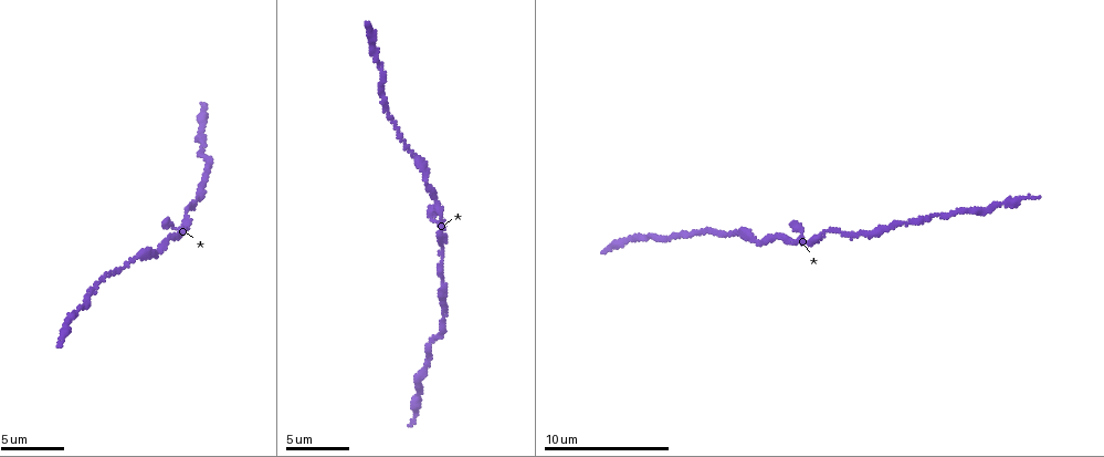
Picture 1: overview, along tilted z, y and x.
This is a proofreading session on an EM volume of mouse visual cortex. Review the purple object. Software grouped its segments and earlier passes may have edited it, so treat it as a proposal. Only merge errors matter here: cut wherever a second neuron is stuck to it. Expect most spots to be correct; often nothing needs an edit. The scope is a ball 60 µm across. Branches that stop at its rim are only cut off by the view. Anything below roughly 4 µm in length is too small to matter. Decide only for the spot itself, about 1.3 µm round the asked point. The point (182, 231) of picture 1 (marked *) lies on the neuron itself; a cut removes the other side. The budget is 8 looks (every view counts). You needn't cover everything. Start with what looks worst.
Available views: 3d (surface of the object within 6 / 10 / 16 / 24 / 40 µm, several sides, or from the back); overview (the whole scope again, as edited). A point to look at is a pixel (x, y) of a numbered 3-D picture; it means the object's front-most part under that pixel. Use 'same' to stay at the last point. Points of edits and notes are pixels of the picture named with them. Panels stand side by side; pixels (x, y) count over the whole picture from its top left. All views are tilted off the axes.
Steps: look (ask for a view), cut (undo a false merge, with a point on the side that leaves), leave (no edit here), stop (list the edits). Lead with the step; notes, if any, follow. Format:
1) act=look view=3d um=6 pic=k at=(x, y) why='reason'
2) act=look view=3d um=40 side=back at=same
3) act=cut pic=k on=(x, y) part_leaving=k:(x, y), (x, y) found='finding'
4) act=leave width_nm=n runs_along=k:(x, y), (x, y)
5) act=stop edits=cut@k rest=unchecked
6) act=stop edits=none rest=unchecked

act=look view=3d um=10 pic=1 at=(739, 231) why='calibre changes'

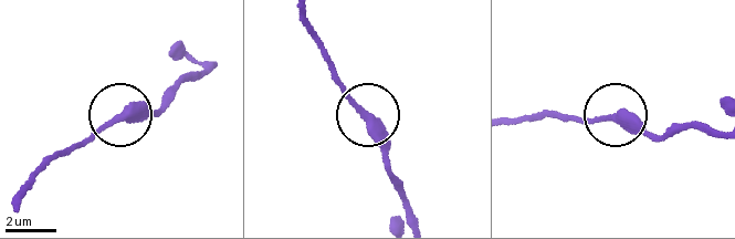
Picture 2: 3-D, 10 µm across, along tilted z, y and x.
act=leave runs_along=2:(416, 218), (376, 131), (332, 79) found='one neuron here'

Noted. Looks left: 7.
act=look view=3d um=16 pic=1 at=(430, 361) why='thick turns thin'

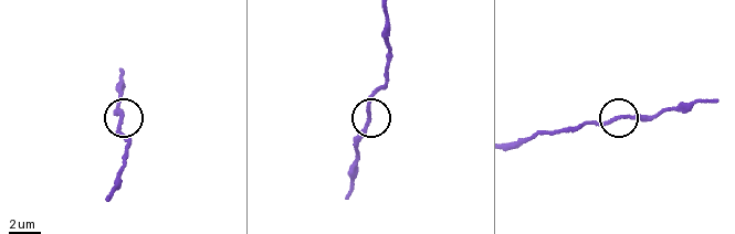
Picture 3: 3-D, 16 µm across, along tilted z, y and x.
act=leave found='one neuron here'

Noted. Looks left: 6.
act=look view=3d um=16 pic=1 at=(72, 318) why='sudden change in width'

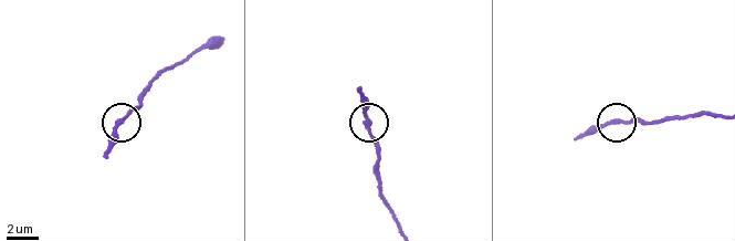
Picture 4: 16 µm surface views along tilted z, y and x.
act=leave width_nm=260 runs_along=4:(400, 227), (379, 187), (377, 142), (367, 128), (361, 87) found='one neuron here'

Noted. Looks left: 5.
act=look view=3d um=10 pic=1 at=(887, 226)

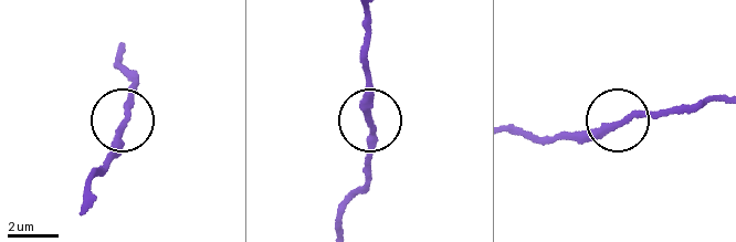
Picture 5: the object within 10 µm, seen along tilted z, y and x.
act=leave width_nm=250 runs_along=5:(367, 20), (372, 178) found='one neuron here'

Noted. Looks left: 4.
act=stop edits=none rest=unchecked

